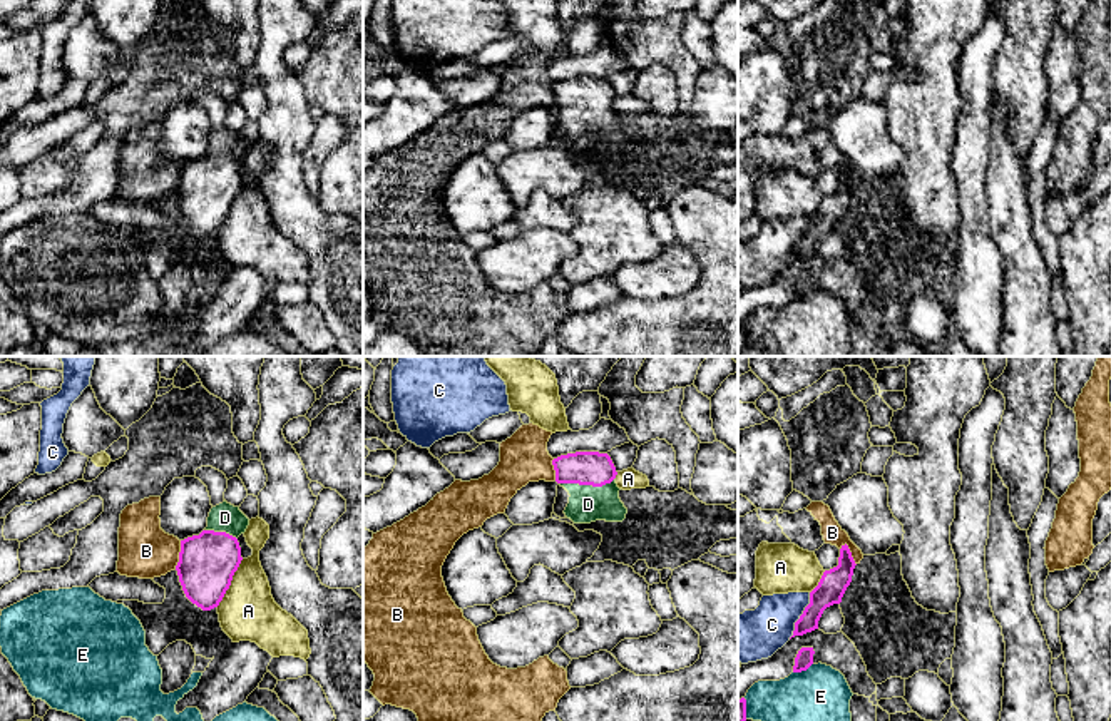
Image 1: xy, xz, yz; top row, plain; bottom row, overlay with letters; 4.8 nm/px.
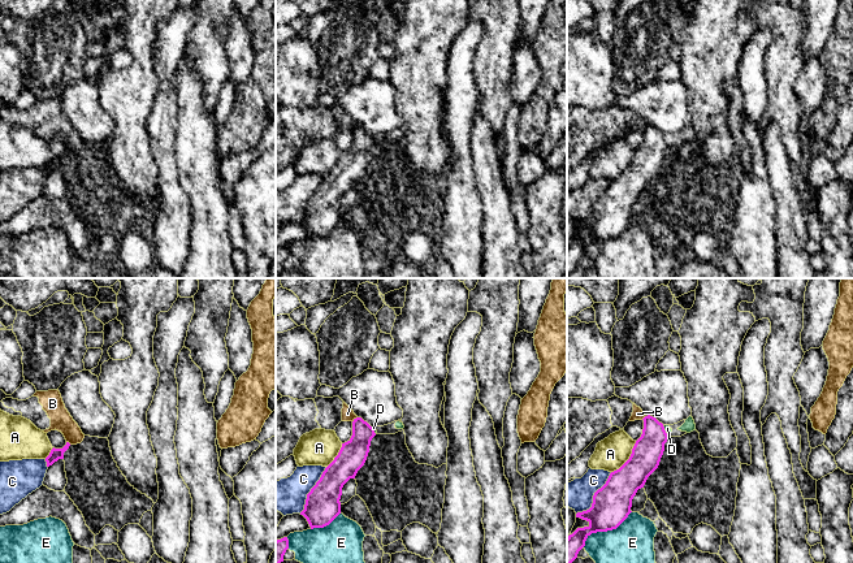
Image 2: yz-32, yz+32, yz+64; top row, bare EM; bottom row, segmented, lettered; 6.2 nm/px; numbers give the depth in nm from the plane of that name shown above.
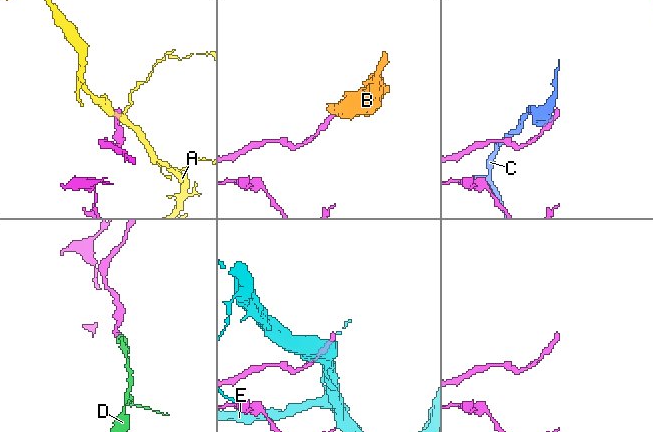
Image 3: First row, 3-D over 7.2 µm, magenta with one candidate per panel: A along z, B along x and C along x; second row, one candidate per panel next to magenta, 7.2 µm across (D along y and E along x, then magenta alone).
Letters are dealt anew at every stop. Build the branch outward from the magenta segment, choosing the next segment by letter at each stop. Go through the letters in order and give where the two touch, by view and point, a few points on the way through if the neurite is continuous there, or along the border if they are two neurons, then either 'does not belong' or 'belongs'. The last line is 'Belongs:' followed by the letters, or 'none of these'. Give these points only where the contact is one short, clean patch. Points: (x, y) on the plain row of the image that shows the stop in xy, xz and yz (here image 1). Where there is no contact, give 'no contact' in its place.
A: meets magenta in xy at (230, 208); does not belong
B: meets magenta in xy at (179, 179); border along xy (181, 166), (174, 193); does not belong
C: meets magenta in yz at (800, 241); border along yz (810, 218), (810, 228), (788, 263); does not belong
D: meets magenta in xz at (586, 109); runs through xz (594, 94), (586, 109), (588, 129); belongs
E: meets magenta in yz at (802, 295); does not belong
Belongs: D

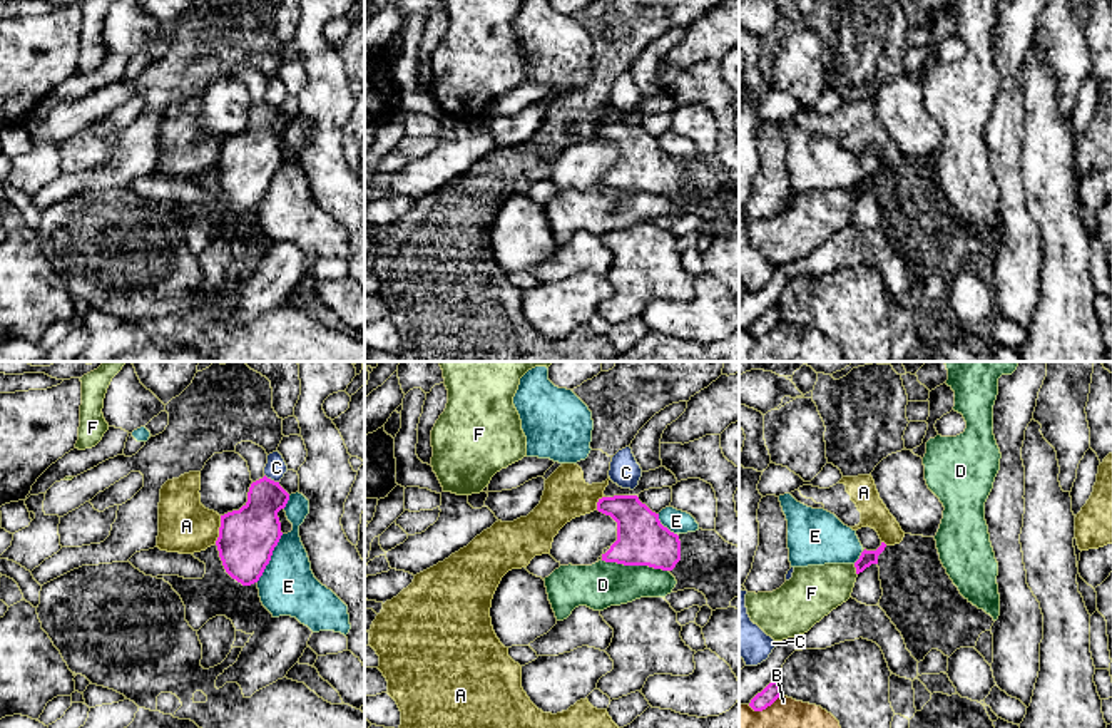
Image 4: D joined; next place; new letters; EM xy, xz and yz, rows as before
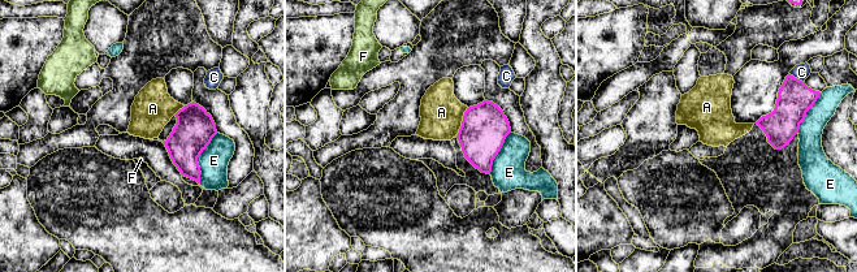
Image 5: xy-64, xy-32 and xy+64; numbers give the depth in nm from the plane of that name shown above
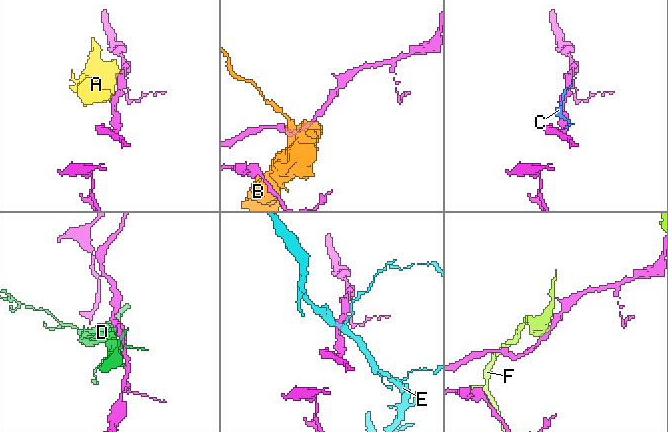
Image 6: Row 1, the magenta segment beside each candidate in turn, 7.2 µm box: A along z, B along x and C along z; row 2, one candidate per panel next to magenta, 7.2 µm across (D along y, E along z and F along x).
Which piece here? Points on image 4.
A: meets magenta in xy at (219, 154); border along xy (221, 141), (214, 168); does not belong
B: meets magenta in yz at (765, 333); does not belong
C: meets magenta in xy at (270, 104); does not belong
D: meets magenta in xz at (636, 189); does not belong
E: meets magenta in xy at (270, 183); does not belong
F: meets magenta in yz at (856, 194); border along yz (853, 189), (856, 199); does not belong
Belongs: none of these

